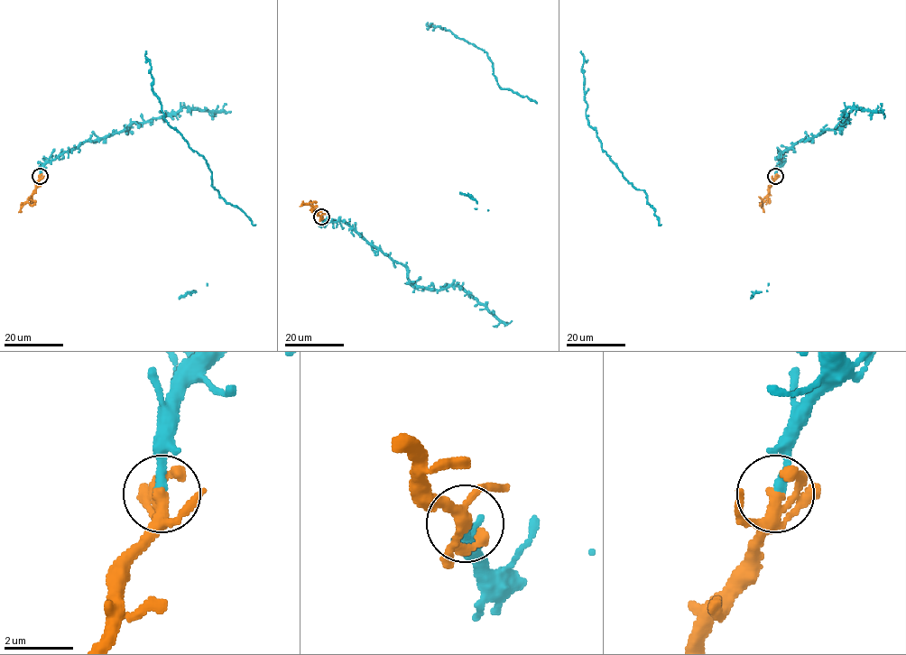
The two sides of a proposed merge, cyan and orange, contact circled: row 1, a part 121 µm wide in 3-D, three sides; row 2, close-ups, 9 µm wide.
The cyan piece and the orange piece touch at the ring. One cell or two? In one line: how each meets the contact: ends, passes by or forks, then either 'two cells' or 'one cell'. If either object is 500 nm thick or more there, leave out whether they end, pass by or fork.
cyan ends there; orange forks there; one cell

